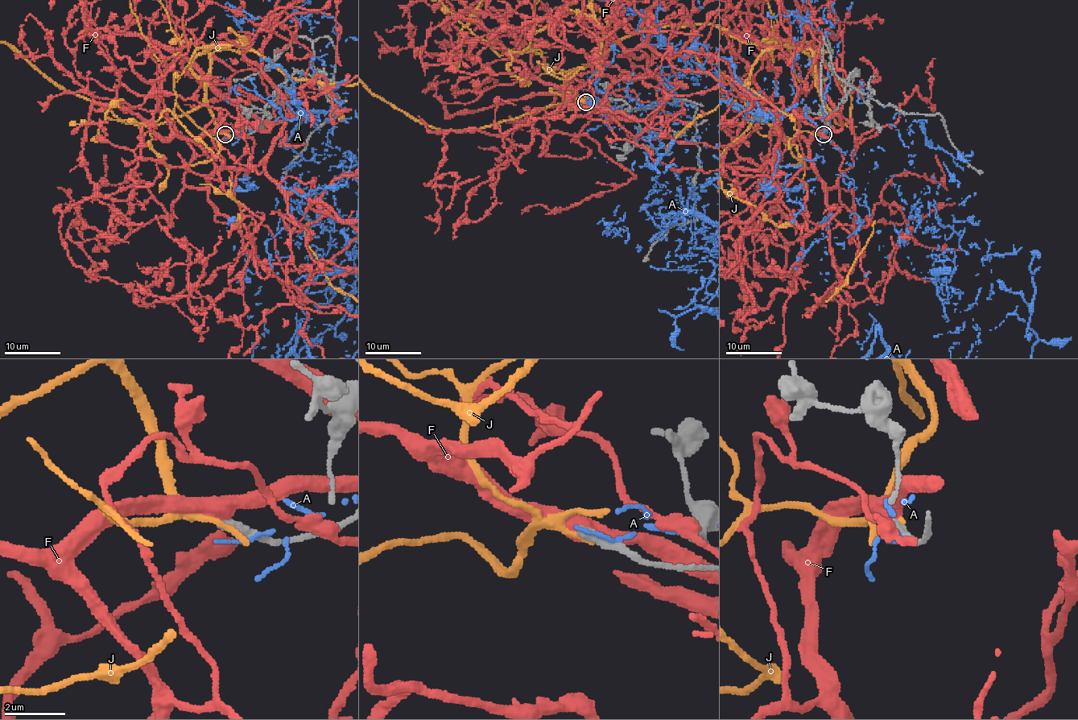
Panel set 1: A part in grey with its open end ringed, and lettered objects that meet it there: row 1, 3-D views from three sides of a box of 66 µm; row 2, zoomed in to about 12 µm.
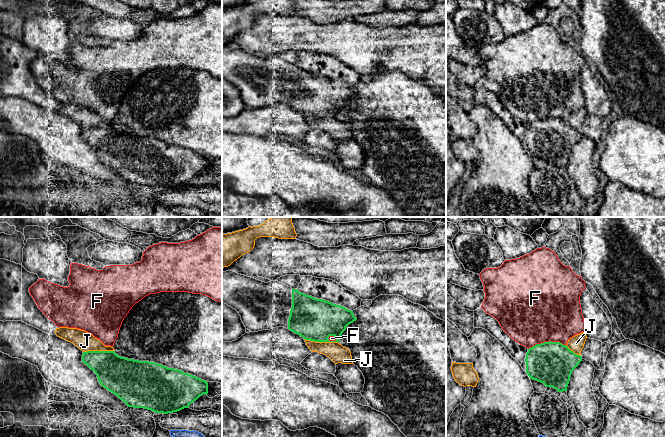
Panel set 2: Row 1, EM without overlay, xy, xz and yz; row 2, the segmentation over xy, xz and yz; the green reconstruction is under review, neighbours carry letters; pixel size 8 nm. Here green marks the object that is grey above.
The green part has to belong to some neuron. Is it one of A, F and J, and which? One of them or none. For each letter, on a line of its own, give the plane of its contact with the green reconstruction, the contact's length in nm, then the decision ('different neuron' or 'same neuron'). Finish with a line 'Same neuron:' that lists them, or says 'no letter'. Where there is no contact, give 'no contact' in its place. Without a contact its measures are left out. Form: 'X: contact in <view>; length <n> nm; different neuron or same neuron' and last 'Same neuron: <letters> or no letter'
A: no contact; different neuron
F: contact in yz; length 300 nm; different neuron
J: contact in xz; length 280 nm; different neuron
Same neuron: no letter

